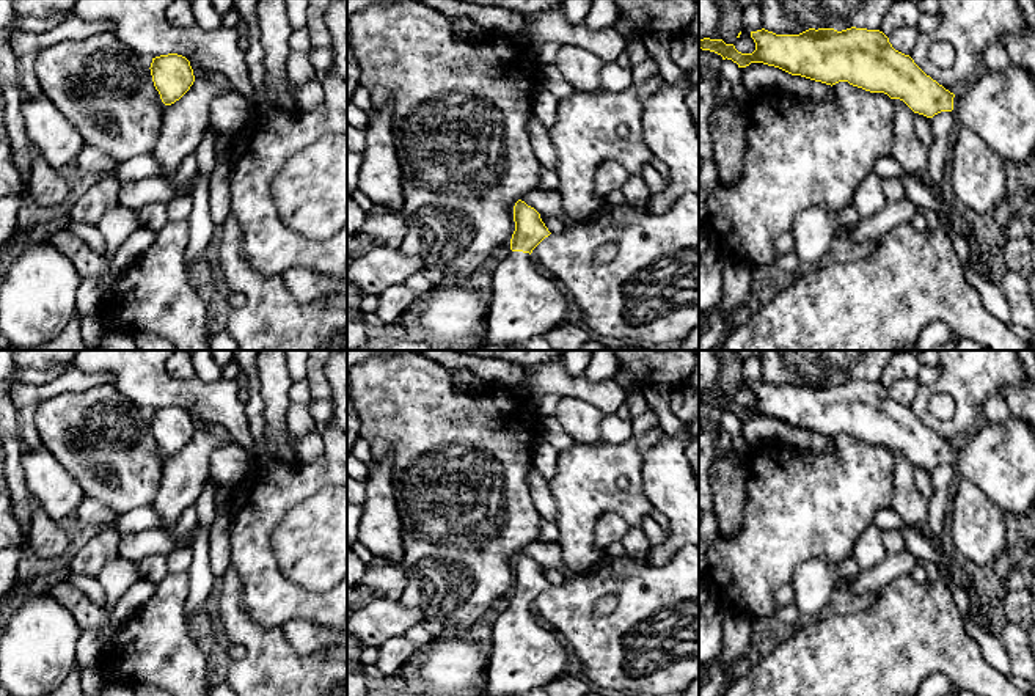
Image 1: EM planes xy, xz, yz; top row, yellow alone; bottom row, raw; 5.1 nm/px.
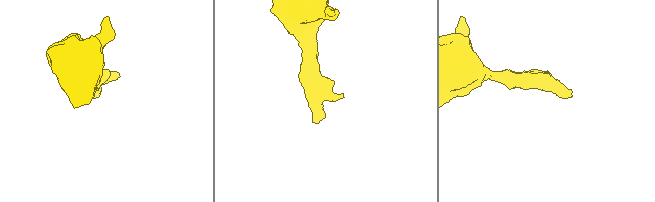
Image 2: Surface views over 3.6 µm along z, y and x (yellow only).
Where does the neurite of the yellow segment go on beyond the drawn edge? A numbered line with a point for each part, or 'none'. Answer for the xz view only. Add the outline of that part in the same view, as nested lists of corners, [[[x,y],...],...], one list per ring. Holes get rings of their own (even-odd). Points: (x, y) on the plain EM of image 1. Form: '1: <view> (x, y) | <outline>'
1: xz (525, 655) | [[[510,603],[492,627],[487,696],[510,696],[569,674],[569,654],[558,633],[543,628],[529,605]]]

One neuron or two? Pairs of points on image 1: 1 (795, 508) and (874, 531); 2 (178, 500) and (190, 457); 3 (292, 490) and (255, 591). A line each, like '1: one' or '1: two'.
1: two
2: one
3: one

